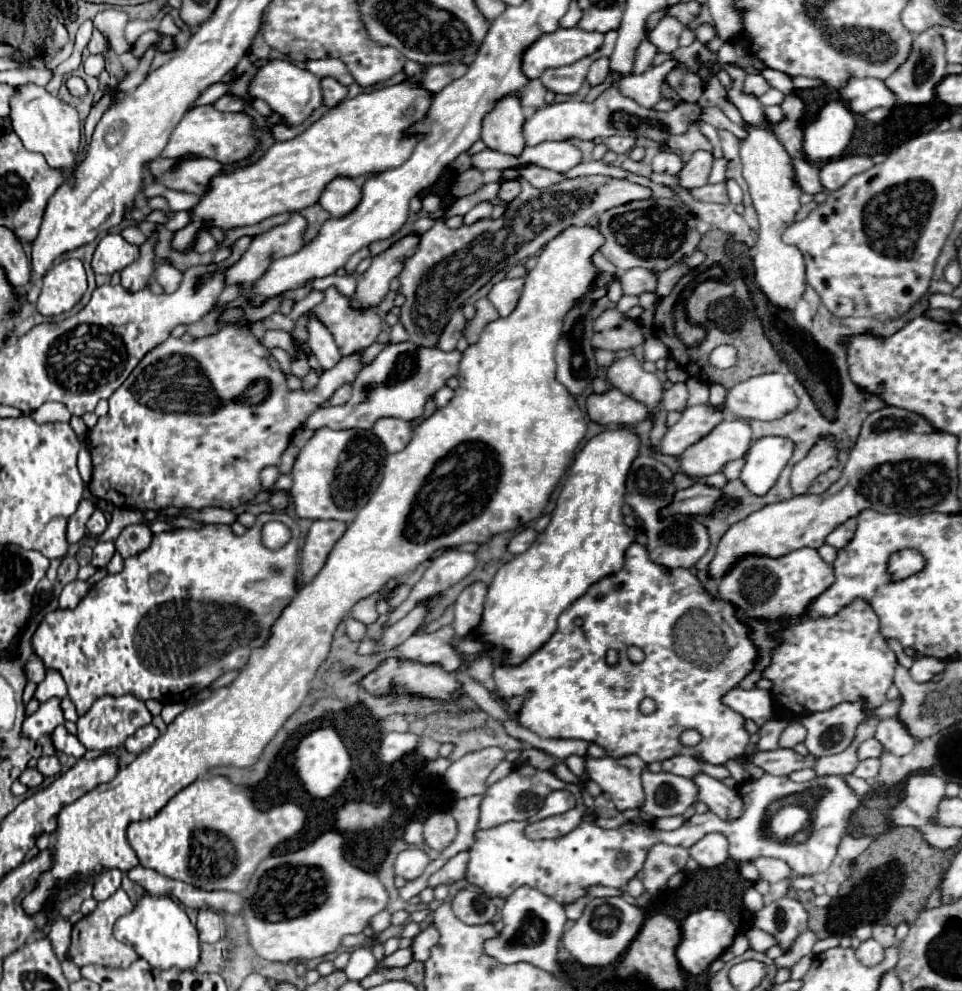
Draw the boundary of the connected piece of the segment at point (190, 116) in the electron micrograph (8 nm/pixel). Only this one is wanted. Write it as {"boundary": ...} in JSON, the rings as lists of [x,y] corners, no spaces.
{"boundary":[[[212,104],[206,106],[192,106],[180,124],[174,128],[170,142],[162,150],[162,158],[176,158],[178,162],[184,162],[186,156],[190,158],[214,158],[218,162],[240,162],[252,156],[252,152],[258,148],[258,138],[254,136],[254,120],[252,116],[238,112],[218,112]]]}

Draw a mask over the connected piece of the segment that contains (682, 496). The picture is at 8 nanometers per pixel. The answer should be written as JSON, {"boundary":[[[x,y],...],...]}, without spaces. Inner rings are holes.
{"boundary":[[[696,482],[686,490],[678,490],[674,494],[674,500],[668,506],[664,506],[664,510],[660,510],[660,518],[668,518],[672,514],[708,516],[712,514],[712,506],[716,506],[720,498],[724,498],[720,488]]]}

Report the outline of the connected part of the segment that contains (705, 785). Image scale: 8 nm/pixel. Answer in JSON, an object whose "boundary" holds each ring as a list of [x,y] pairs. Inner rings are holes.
{"boundary":[[[698,774],[694,776],[694,782],[698,786],[698,800],[708,804],[708,808],[718,818],[740,818],[740,810],[744,810],[744,802],[740,802],[740,794],[732,788],[726,788],[722,782]]]}

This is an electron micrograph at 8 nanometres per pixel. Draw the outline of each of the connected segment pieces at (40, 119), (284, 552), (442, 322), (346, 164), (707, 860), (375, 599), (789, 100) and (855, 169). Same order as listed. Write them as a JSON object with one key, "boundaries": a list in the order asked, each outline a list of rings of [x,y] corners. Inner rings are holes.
{"boundaries":[[[[28,84],[18,86],[16,98],[12,98],[12,128],[24,142],[28,150],[44,154],[48,166],[54,170],[62,170],[64,176],[72,174],[72,166],[76,166],[78,146],[80,146],[80,120],[78,112],[64,104],[60,98],[46,92],[46,88]]],[[[272,512],[272,514],[260,514],[256,518],[256,524],[252,528],[246,530],[246,534],[236,536],[228,524],[204,524],[202,528],[174,528],[170,532],[162,532],[162,534],[154,534],[152,536],[152,544],[148,546],[148,550],[142,550],[138,556],[130,556],[124,560],[124,570],[118,574],[108,574],[106,578],[102,578],[98,584],[94,584],[94,588],[82,598],[82,602],[74,608],[74,610],[54,610],[50,614],[46,614],[46,618],[42,620],[42,624],[38,626],[36,634],[32,636],[32,646],[34,652],[42,658],[46,668],[54,668],[62,674],[62,678],[68,684],[68,696],[72,698],[78,716],[86,714],[88,708],[92,706],[92,702],[104,694],[110,696],[122,696],[122,694],[134,694],[140,700],[158,700],[164,704],[174,704],[174,702],[182,702],[188,700],[190,696],[198,694],[200,690],[208,688],[216,678],[220,678],[224,672],[230,670],[242,670],[248,664],[248,658],[252,654],[252,650],[266,646],[268,638],[272,636],[272,626],[276,622],[276,618],[280,618],[282,610],[292,602],[294,594],[296,594],[296,572],[298,572],[298,544],[300,544],[300,530],[296,526],[296,522],[284,514],[284,512]],[[268,520],[280,520],[284,522],[290,532],[292,532],[292,540],[280,548],[280,550],[268,550],[264,548],[260,542],[260,530]]],[[[578,176],[540,190],[522,182],[522,192],[516,200],[508,202],[500,218],[486,218],[460,228],[448,228],[444,220],[438,220],[422,234],[416,254],[404,262],[404,270],[398,276],[400,292],[406,296],[400,322],[408,330],[410,342],[436,348],[452,312],[462,308],[462,304],[488,284],[494,274],[530,258],[564,228],[588,224],[604,210],[642,198],[650,198],[648,188],[610,176]]],[[[408,60],[404,68],[406,80],[342,100],[296,138],[276,142],[256,164],[214,176],[210,190],[192,210],[194,216],[190,226],[174,234],[172,246],[190,250],[192,238],[200,230],[204,218],[220,228],[256,224],[268,216],[292,210],[298,212],[316,204],[324,186],[334,178],[356,178],[400,166],[416,146],[416,138],[404,138],[404,130],[428,114],[428,106],[434,98],[434,94],[416,86],[416,82],[424,78],[424,70],[422,64]]],[[[706,834],[688,852],[702,868],[714,868],[714,866],[726,862],[728,840],[722,834]]],[[[398,582],[398,586],[394,586],[394,590],[390,590],[390,592],[384,592],[384,590],[382,590],[382,592],[376,592],[376,594],[372,594],[372,596],[368,596],[368,598],[362,598],[360,602],[354,604],[354,608],[350,610],[350,616],[352,616],[354,620],[362,622],[362,624],[374,624],[374,622],[378,620],[376,604],[378,604],[380,600],[384,600],[384,596],[386,596],[386,600],[390,600],[402,584],[404,584],[404,582]]],[[[788,94],[780,106],[788,120],[800,120],[804,116],[804,102],[796,94]]],[[[848,156],[848,158],[840,158],[840,160],[834,160],[834,162],[828,162],[826,166],[822,166],[820,178],[828,190],[836,190],[836,188],[844,186],[852,176],[856,176],[872,166],[874,166],[874,162],[868,156]]]]}

